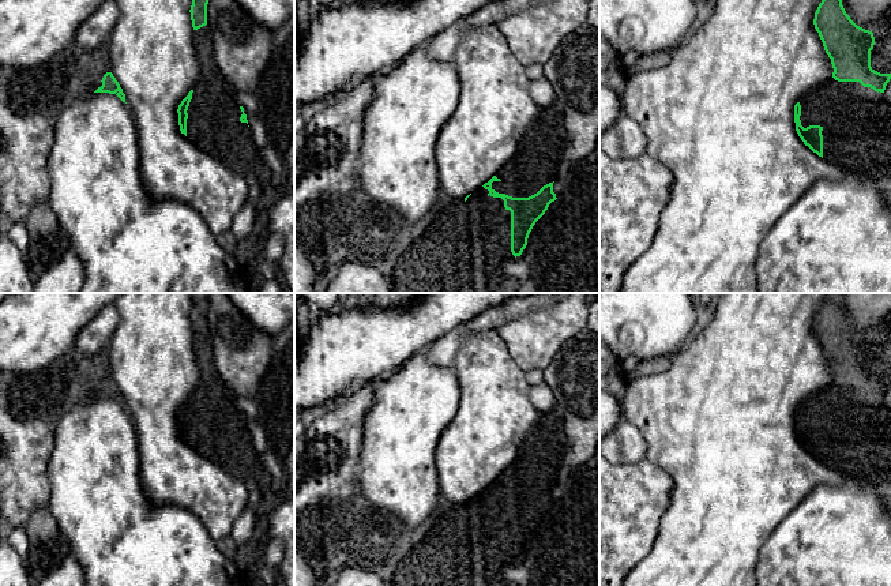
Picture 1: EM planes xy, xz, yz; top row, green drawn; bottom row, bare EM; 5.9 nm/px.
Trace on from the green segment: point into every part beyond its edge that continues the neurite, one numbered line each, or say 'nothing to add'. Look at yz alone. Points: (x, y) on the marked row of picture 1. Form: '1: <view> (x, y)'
1: yz (856, 120)

